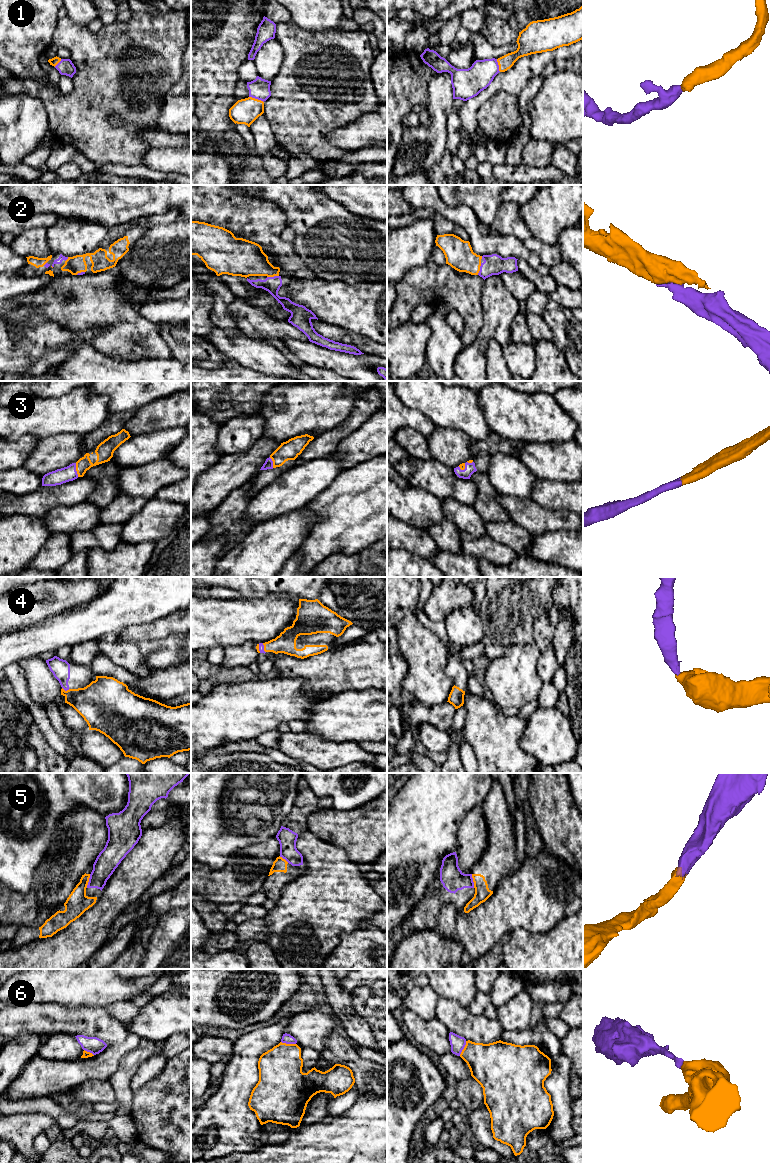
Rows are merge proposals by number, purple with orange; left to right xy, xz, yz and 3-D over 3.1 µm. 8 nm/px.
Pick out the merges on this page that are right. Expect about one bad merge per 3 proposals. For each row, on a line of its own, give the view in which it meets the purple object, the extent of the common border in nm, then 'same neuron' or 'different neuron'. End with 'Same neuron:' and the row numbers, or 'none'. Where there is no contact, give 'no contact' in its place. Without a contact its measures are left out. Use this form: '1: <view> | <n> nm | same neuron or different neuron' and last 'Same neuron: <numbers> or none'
1: xz | 130 nm | same neuron
2: xz | 100 nm | same neuron
3: xy | 110 nm | same neuron
4: xy | 70 nm | same neuron
5: xy | 120 nm | different neuron
6: xz | 120 nm | different neuron
Same neuron: 1, 2, 3, 4

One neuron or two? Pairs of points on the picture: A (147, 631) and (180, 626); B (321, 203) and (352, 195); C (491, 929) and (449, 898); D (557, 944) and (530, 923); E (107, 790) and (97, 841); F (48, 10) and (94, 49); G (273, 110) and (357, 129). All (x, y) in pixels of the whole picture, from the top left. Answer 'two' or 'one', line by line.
A: one
B: two
C: two
D: two
E: two
F: two
G: two

